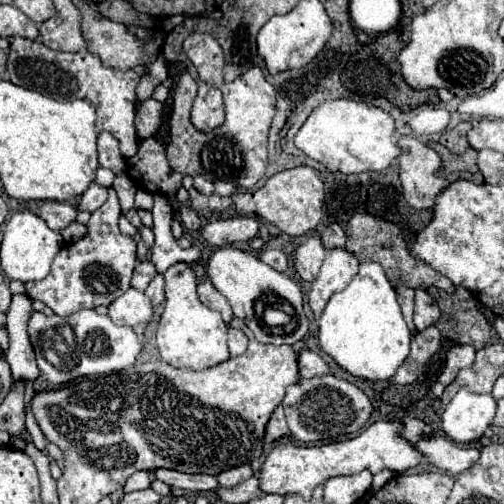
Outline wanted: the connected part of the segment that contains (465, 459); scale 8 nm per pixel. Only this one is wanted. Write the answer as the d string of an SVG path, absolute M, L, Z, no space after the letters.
M441 435L421 439L417 443L417 449L421 449L427 463L431 463L437 469L447 471L451 475L459 475L459 473L467 471L481 455L479 449L461 447L461 445L453 443L447 437L441 437Z

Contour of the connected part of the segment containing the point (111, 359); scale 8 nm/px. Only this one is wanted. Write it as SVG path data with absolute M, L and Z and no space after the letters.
M81 309L69 317L47 317L45 313L33 311L27 329L31 345L35 349L39 371L55 387L61 387L81 377L115 373L131 367L139 351L143 349L143 341L133 331L133 327L119 327L107 315L99 315L95 309Z

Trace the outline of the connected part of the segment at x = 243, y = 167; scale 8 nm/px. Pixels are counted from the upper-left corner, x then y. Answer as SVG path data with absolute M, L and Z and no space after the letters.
M251 67L221 88L225 108L225 123L211 131L201 133L193 127L189 113L197 95L197 83L189 73L183 73L173 91L173 109L169 119L171 141L167 145L167 161L173 171L181 175L201 175L207 181L231 181L237 187L251 189L265 173L267 165L267 133L275 115L275 87L263 77L259 67Z

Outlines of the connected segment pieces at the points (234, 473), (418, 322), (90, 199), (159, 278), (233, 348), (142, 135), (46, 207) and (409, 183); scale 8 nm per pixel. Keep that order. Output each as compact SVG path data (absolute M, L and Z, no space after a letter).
M239 465L239 467L233 467L229 471L223 471L216 478L219 487L235 487L235 485L247 481L251 475L253 475L253 469L249 465Z
M417 289L415 291L415 317L413 317L417 331L423 331L429 325L435 325L437 319L439 319L437 303L425 289Z
M95 183L89 185L89 189L81 195L81 201L79 201L79 211L89 211L93 213L95 209L99 209L107 199L107 189L105 187L99 187Z
M155 275L155 279L149 283L149 287L145 289L145 295L151 299L153 307L159 307L165 301L165 291L163 291L163 275Z
M229 327L229 353L231 357L237 357L241 353L245 353L247 349L247 337L241 329L231 329Z
M155 99L141 101L139 111L135 115L135 127L137 127L139 139L147 139L157 133L161 125L161 111L163 111L163 105L159 101Z
M43 201L35 211L53 231L63 231L69 223L75 221L77 209L71 203L61 201Z
M419 141L409 143L411 145L399 157L403 197L413 209L431 209L437 193L441 193L449 181L445 177L437 177L441 159L431 147Z

